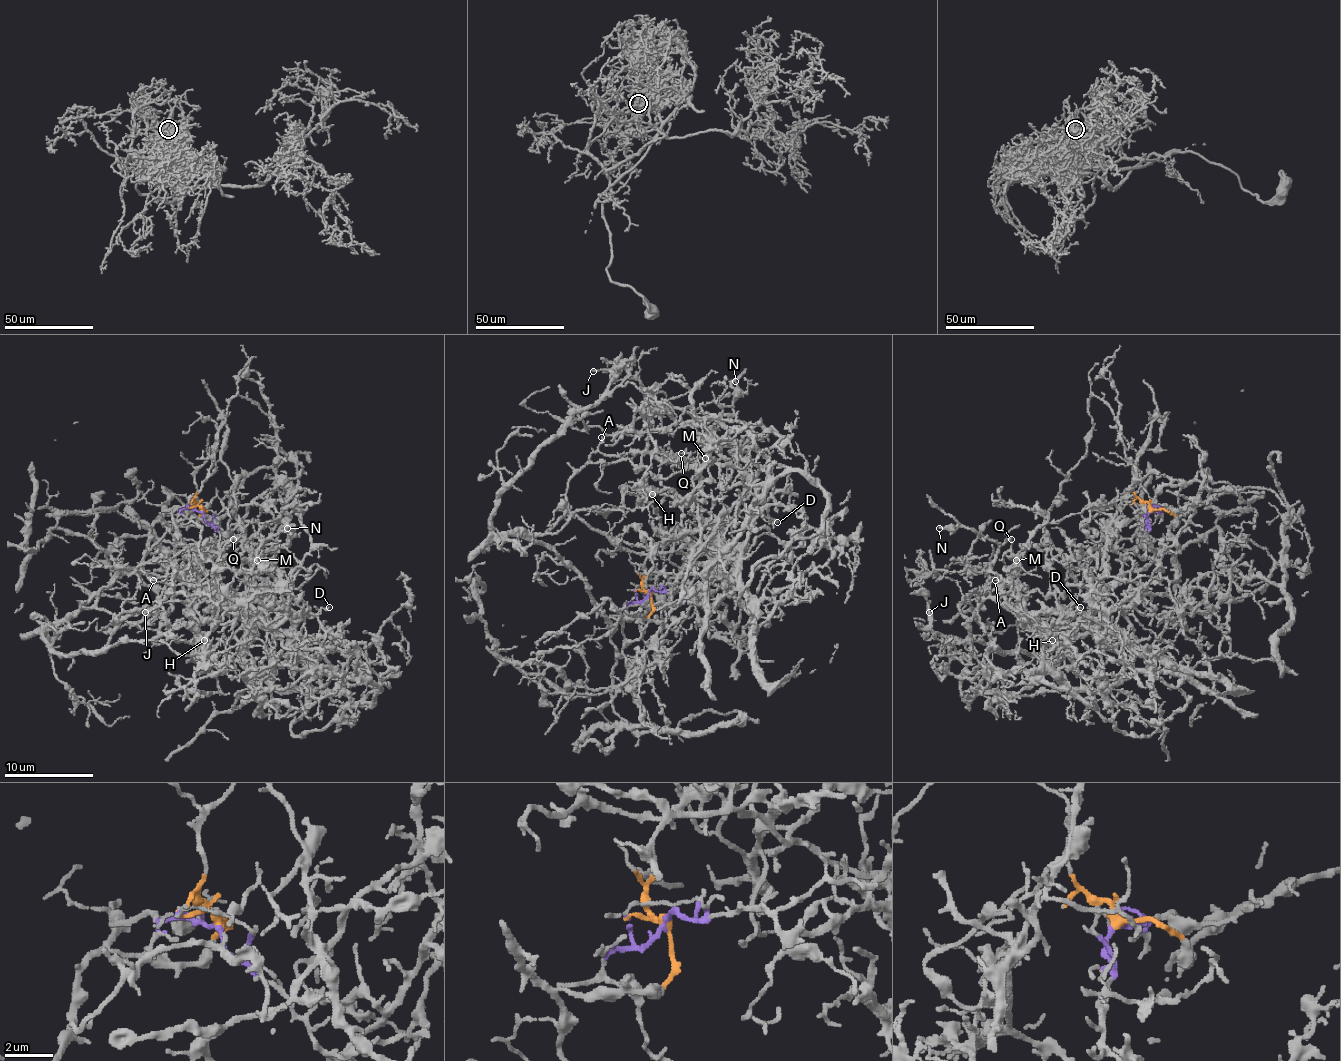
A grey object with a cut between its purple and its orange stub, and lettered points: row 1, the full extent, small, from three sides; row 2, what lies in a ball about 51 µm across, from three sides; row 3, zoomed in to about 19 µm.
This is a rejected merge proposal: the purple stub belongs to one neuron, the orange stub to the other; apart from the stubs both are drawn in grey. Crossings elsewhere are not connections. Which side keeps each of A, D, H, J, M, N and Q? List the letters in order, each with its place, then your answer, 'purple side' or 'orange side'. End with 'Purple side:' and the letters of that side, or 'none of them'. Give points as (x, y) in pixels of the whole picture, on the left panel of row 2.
A: (153, 580) | purple side
D: (329, 607) | purple side
H: (204, 640) | orange side
J: (145, 612) | purple side
M: (257, 560) | purple side
N: (287, 528) | purple side
Q: (233, 539) | purple side
Purple side: A, D, J, M, N, Q

